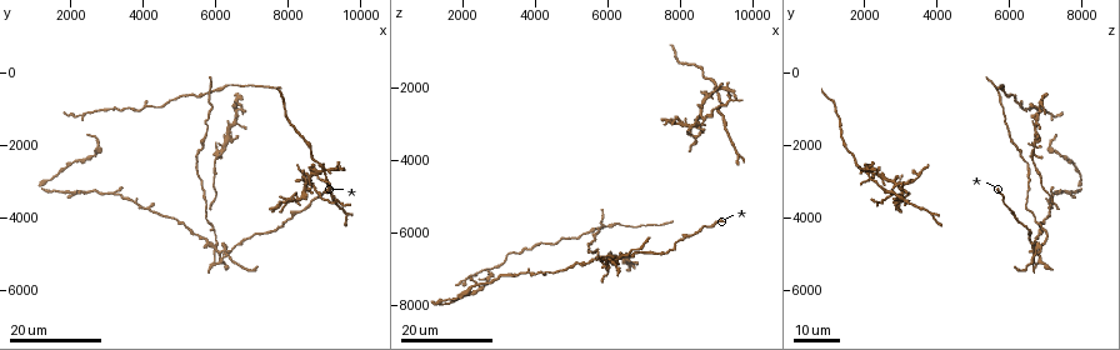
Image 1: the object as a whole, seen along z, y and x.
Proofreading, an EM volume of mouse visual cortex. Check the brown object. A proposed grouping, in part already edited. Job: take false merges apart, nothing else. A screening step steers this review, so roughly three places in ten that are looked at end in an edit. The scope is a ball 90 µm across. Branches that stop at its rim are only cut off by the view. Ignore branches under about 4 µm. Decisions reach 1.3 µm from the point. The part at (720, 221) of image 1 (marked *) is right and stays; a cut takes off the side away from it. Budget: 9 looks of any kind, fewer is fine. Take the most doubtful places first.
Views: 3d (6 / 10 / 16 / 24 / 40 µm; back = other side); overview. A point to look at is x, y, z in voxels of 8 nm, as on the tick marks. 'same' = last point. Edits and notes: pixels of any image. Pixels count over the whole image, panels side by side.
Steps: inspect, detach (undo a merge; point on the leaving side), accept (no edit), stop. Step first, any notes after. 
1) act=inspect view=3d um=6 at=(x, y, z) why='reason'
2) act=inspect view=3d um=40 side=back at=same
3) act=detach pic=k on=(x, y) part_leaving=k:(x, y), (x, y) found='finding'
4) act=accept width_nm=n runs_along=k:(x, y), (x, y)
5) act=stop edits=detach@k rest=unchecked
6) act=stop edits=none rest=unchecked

act=inspect view=3d um=24 at=(6300, 5100, 6600) why='small branch off a trunk'

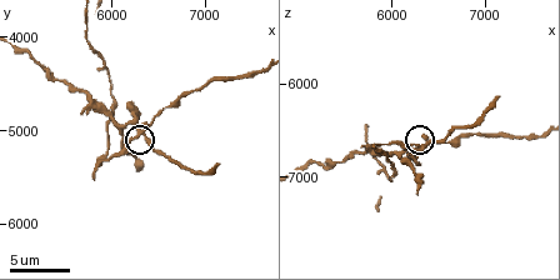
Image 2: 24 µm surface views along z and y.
act=inspect view=3d um=6 at=(6300, 5000, 6650)

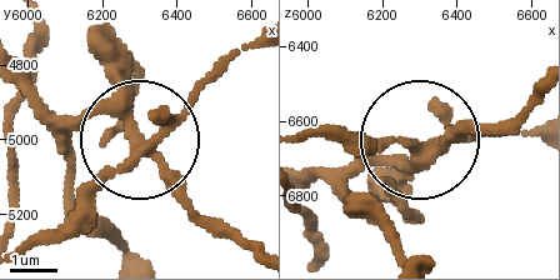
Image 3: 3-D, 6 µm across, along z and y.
act=detach pic=3 on=(125, 88) arms=4 part_leaving=3:(141, 146), (110, 118), (26, 103) found='two neurons meet here'

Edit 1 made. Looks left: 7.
act=inspect view=overview

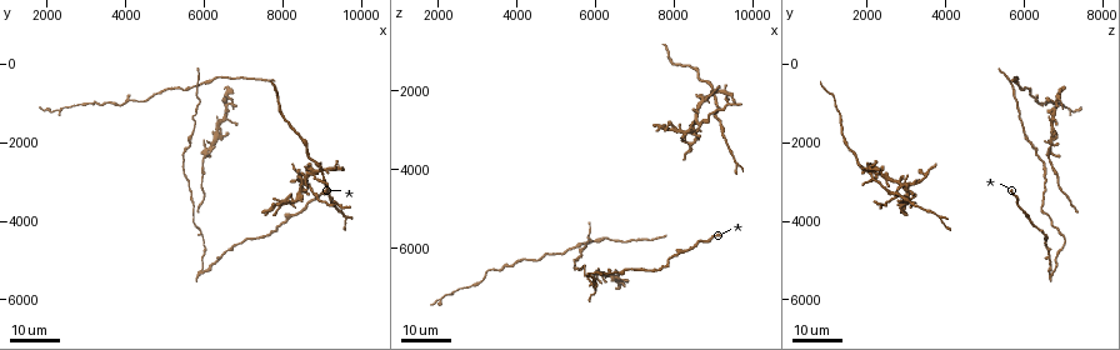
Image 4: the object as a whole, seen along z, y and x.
act=inspect view=3d um=16 at=(8650, 3100, 2950) why='four arms meet'

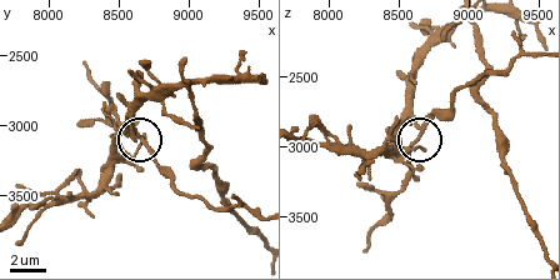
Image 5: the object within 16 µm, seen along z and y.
act=inspect view=3d um=6 at=(8660, 3080, 2900)

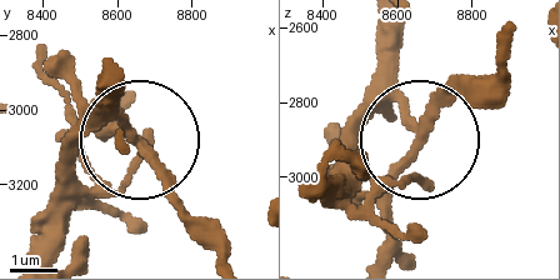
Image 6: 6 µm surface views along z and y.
act=inspect view=3d um=6 side=back at=(8660, 3090, 2880)

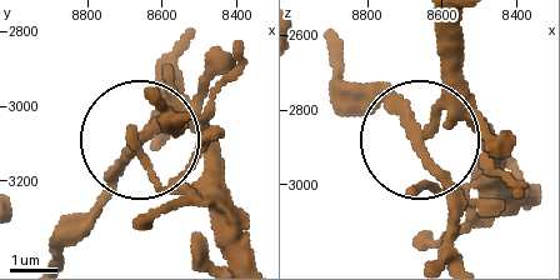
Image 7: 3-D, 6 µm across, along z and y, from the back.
act=detach pic=7 on=(461, 190) part_leaving=7:(419, 130), (351, 85), (326, 50) found='a second neuron is stuck on'

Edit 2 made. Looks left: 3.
act=inspect view=3d um=24 at=(7900, 3500, 2900) why='four arms meet'

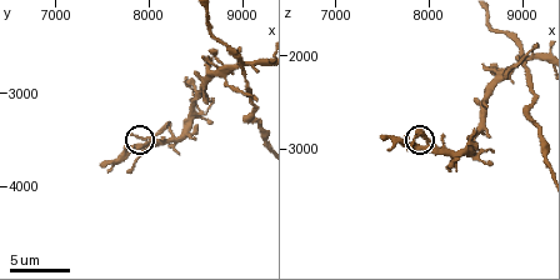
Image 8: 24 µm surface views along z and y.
act=inspect view=3d um=10 at=same

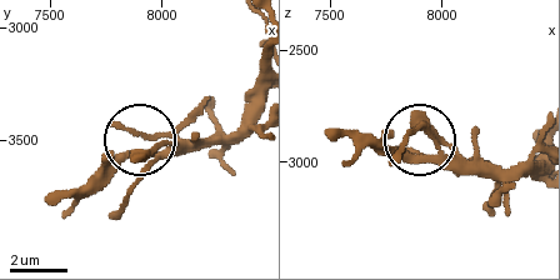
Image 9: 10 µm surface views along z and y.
act=inspect view=3d um=6 at=(7980, 3570, 2940)

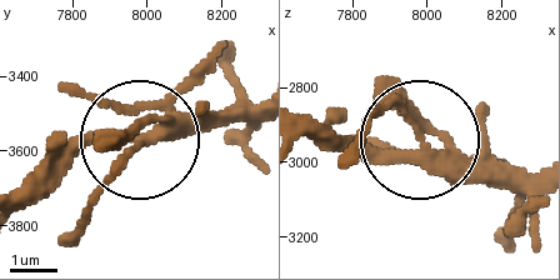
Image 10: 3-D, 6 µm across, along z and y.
act=accept arms=4 runs_along=10:(259, 103), (175, 114), (84, 214) found='all the same neuron'

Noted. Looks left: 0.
act=stop edits=detach@3,detach@7 rest=unchecked

